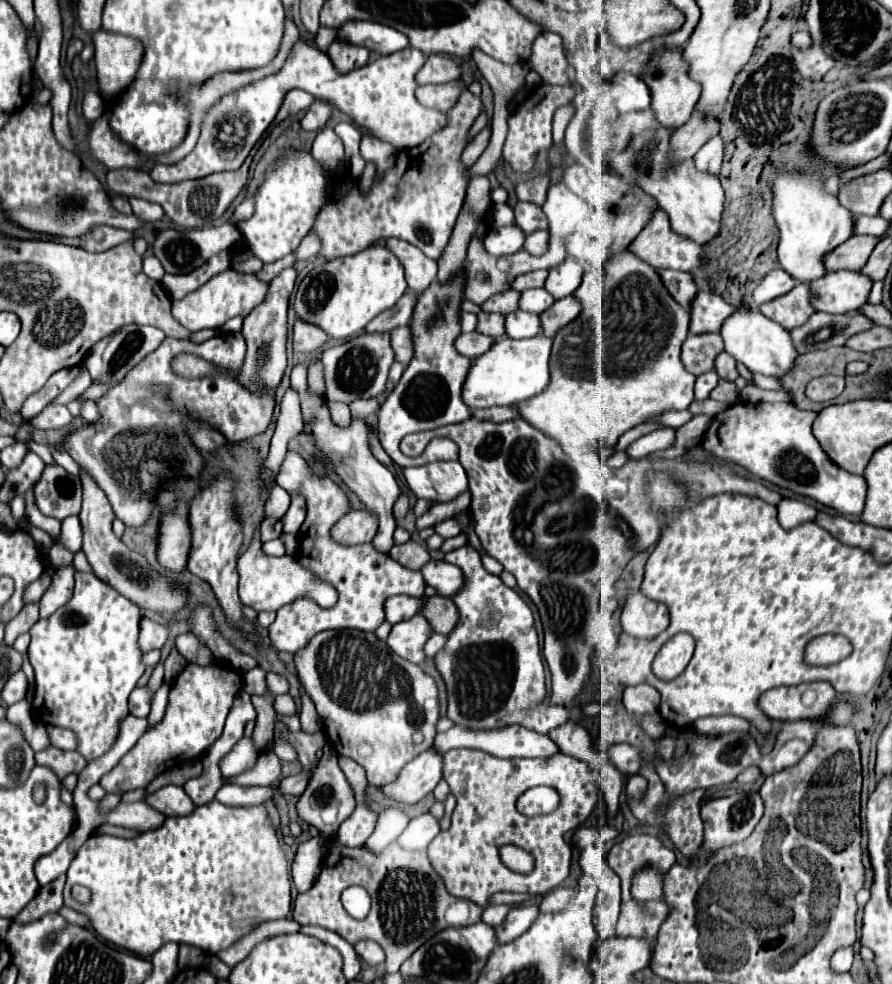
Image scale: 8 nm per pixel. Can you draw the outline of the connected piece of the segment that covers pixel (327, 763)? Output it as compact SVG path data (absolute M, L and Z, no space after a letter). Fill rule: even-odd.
M325 743L323 747L323 757L319 761L319 767L315 769L311 781L309 781L309 787L305 789L305 793L301 795L299 803L297 803L297 811L299 811L299 817L309 823L309 825L315 825L321 833L329 833L329 835L335 835L339 825L351 815L351 811L355 809L355 793L351 789L351 785L347 783L343 771L339 769L337 765L337 753L335 749Z

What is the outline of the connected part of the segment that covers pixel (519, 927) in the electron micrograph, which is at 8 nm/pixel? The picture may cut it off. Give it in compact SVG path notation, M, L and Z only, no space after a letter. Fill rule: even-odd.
M527 903L527 905L517 905L511 907L507 919L503 925L499 925L497 931L497 941L499 943L509 943L523 935L535 921L535 915L539 915L539 905L537 903Z

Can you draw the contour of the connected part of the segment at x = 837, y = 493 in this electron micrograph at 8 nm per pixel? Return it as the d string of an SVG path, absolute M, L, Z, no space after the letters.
M735 403L729 409L721 411L713 419L711 427L705 433L703 449L717 455L717 457L725 457L725 461L731 461L735 465L745 467L755 477L761 477L773 485L791 489L793 493L799 493L799 495L807 495L827 507L835 509L841 515L857 517L863 513L863 505L867 499L865 477L847 473L845 469L837 467L827 457L827 453L823 453L819 441L813 435L815 417L817 417L815 411L801 411L791 403Z

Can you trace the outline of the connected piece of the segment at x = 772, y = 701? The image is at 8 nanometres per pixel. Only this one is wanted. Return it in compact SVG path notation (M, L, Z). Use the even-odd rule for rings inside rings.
M813 681L797 687L775 687L765 691L757 705L759 709L777 721L783 719L819 719L825 717L833 703L835 689L831 683Z

